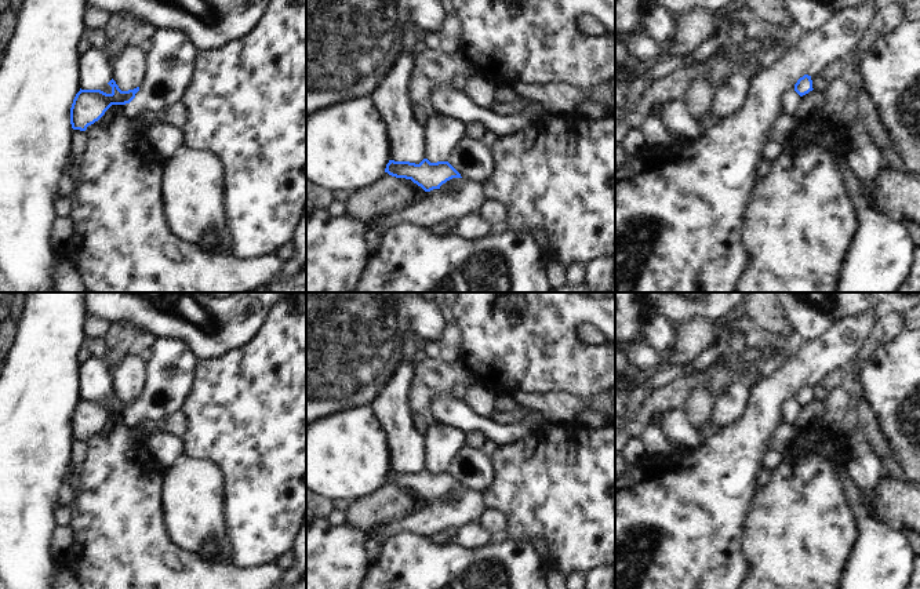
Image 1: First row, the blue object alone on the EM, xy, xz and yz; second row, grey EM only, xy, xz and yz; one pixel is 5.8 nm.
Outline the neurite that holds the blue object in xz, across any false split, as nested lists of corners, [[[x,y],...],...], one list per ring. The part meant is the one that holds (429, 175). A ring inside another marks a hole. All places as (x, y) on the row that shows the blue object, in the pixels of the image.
[[[423,159],[419,164],[389,160],[385,172],[396,178],[411,179],[425,192],[440,189],[443,183],[452,178],[462,178],[448,161],[430,163],[428,159]]]

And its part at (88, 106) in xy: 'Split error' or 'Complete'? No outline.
Complete.

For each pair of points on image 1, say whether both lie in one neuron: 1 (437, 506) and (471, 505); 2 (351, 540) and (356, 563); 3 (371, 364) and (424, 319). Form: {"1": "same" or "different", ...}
{"1": "same", "2": "same", "3": "same"}

